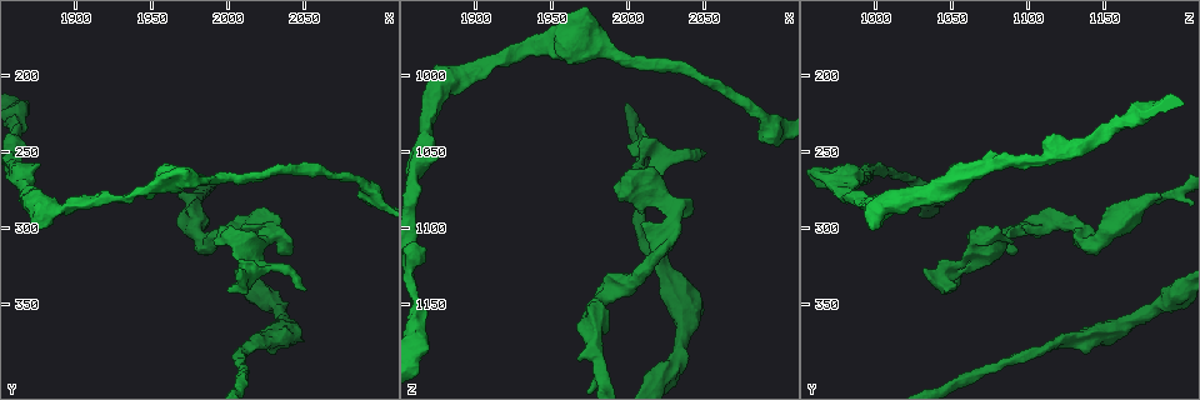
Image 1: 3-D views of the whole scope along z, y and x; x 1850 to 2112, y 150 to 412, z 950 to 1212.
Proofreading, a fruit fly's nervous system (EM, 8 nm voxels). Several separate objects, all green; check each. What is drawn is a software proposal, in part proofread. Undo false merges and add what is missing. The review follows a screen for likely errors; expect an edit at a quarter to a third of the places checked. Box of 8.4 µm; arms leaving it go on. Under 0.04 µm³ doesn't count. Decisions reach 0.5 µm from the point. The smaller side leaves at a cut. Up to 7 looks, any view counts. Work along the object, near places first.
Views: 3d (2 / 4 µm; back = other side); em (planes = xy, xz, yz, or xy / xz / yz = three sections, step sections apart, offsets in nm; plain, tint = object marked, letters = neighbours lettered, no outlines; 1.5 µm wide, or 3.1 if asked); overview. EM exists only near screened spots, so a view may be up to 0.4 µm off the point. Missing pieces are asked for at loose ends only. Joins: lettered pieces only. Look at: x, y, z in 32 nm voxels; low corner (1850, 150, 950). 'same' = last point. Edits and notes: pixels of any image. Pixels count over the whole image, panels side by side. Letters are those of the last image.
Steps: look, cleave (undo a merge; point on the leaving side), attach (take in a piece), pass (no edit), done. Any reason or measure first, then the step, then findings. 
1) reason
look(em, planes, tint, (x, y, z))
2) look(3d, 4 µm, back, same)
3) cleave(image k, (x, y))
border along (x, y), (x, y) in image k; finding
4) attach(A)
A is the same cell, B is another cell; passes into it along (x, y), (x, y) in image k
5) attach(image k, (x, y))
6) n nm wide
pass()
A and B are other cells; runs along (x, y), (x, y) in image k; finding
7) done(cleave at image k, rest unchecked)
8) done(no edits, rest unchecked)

free end
look(em, planes, tint, (2006, 328, 1032))

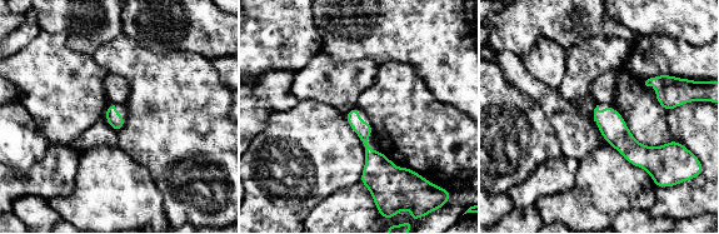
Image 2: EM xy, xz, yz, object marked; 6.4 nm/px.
look(em, planes, letters, same)

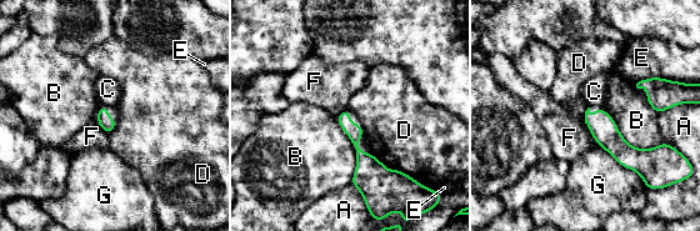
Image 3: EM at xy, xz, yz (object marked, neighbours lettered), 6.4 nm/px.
100 nm wide
pass()
A, B, C, D, E, F and G are other cells; border along (95, 117), (99, 126), (108, 135) in image 3; no lettered piece goes on from it

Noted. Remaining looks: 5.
free end
look(em, xz, step 8, tint, (2038, 316, 1094))

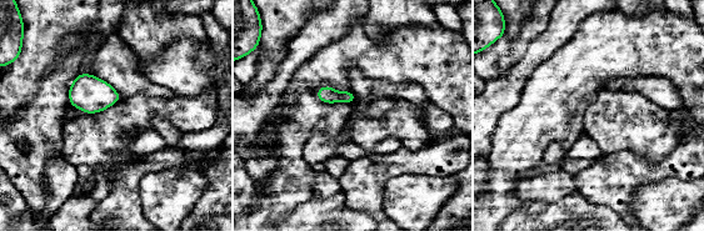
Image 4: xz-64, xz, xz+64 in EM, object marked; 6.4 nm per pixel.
cut it another way
look(em, planes, letters, same)

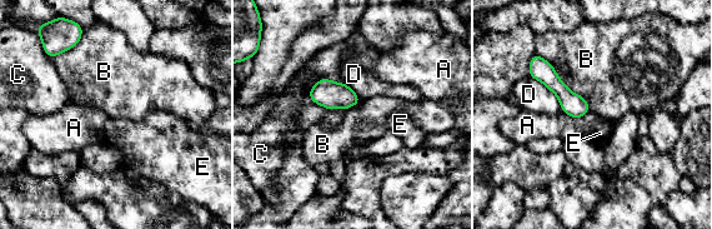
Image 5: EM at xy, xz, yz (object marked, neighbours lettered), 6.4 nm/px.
pass()
A, B, C, D and E are other cells; border along (310, 86), (312, 101), (345, 110) in image 5; no lettered piece goes on from it

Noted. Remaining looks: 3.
thick turns thin
look(3d, 2 µm, back, (1978, 280, 1182))

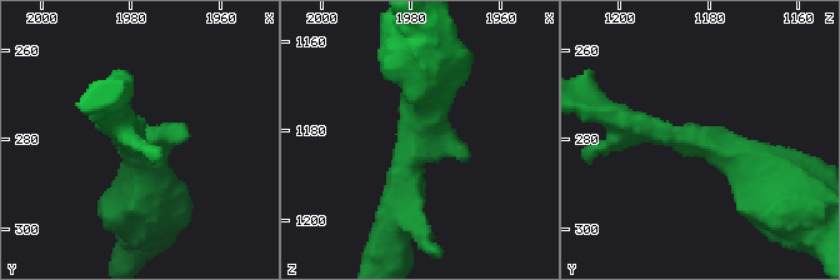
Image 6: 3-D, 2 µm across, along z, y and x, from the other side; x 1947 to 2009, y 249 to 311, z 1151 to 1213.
arms of 220, 440 nm; now the EM
look(em, planes, letters, (1978, 280, 1182))

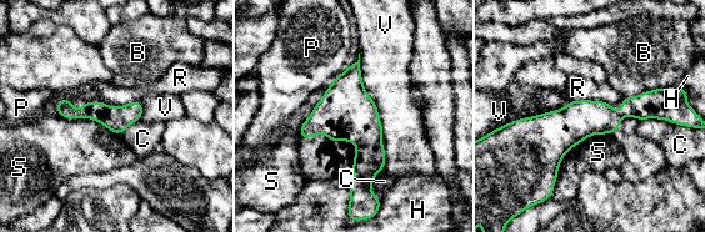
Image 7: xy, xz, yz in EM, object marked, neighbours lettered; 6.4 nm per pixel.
pass()
B, C, H, P, R, S and V are other cells; border along (611, 134), (573, 146), (551, 192) in image 7; continuous, no second cell

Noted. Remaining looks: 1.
done(no edits, rest unchecked)

